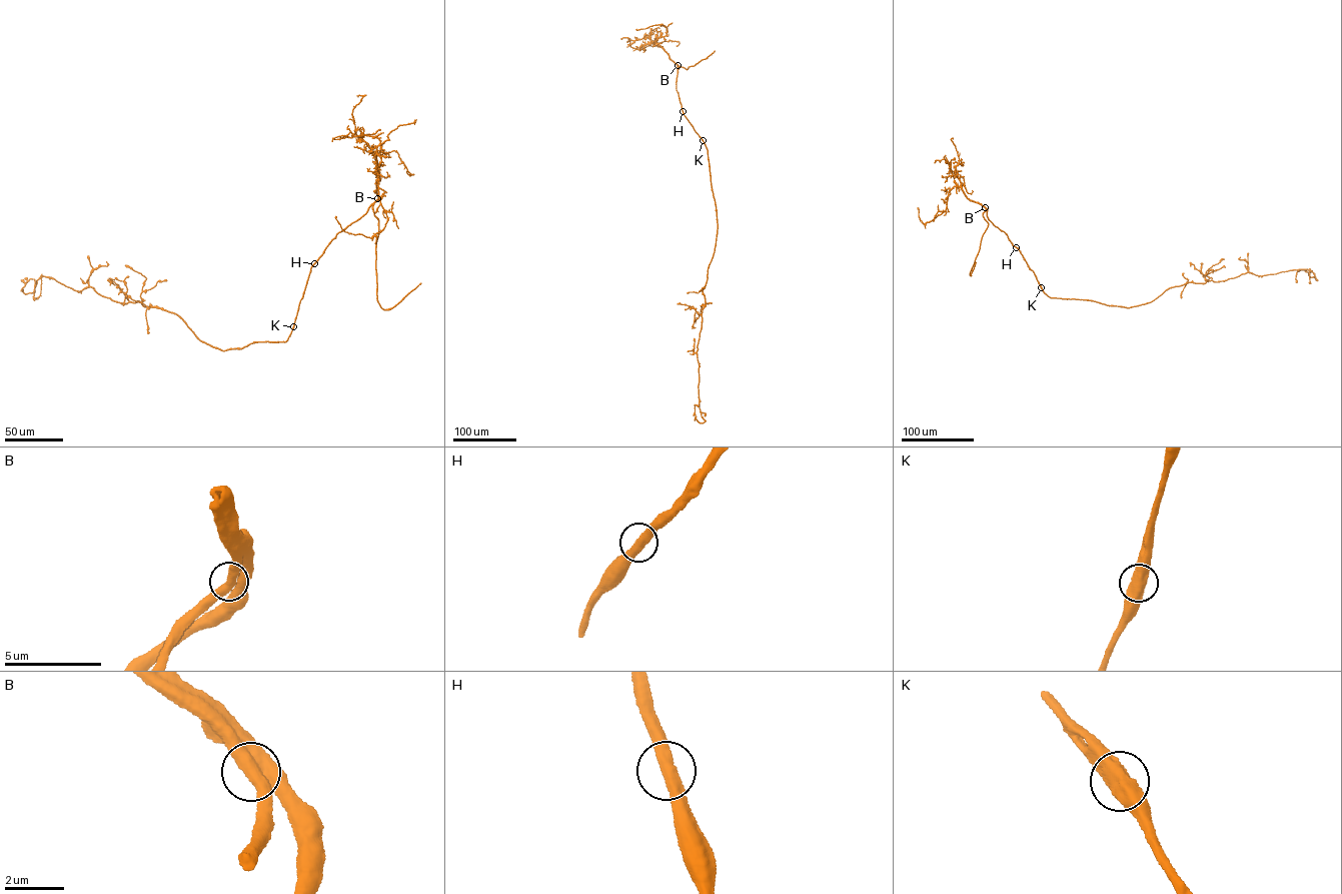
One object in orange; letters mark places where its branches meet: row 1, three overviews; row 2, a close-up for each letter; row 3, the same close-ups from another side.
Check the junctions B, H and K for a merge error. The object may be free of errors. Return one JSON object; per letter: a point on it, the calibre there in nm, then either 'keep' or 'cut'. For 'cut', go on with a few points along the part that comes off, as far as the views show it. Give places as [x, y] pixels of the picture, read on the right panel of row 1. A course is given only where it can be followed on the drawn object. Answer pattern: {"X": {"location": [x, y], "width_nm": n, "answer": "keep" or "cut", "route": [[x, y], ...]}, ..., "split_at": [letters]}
{"B": {"location": [985, 207], "width_nm": 440, "answer": "keep"}, "H": {"location": [1016, 247], "width_nm": 480, "answer": "keep"}, "K": {"location": [1041, 287], "width_nm": 750, "answer": "keep"}, "split_at": []}

